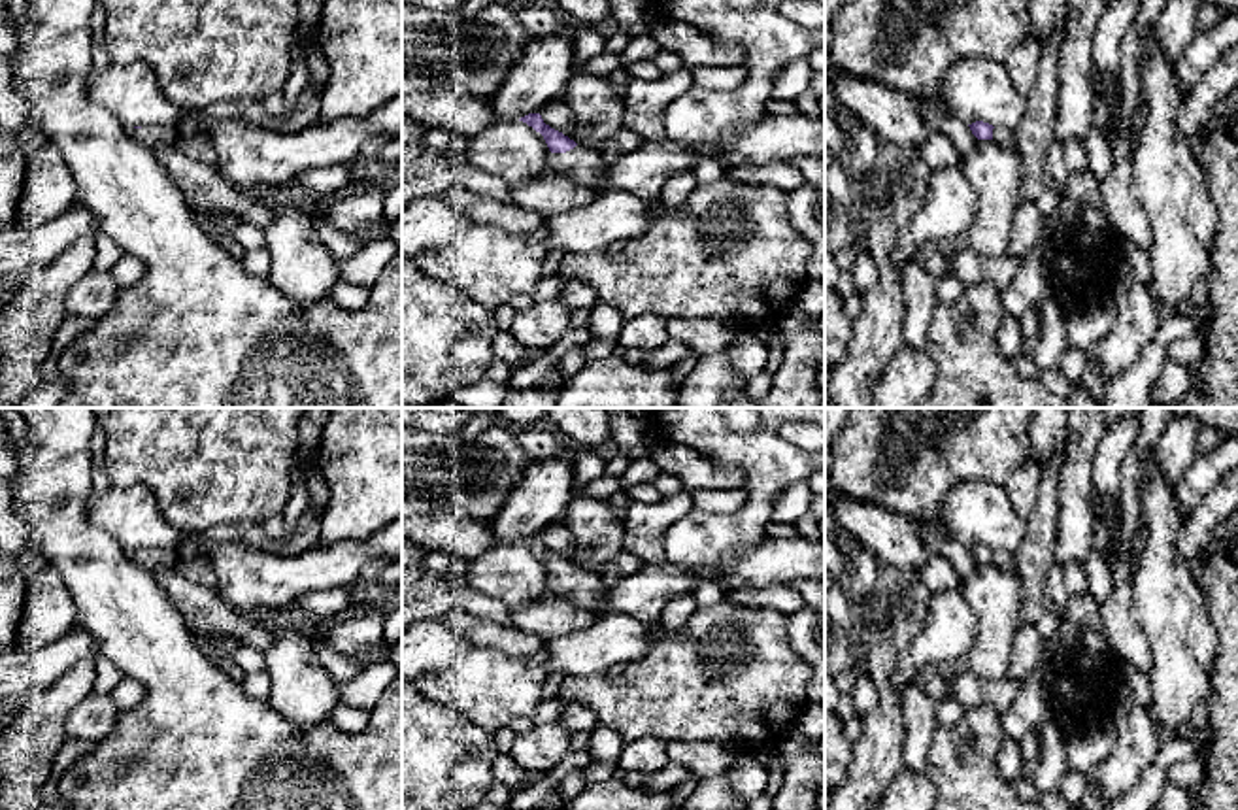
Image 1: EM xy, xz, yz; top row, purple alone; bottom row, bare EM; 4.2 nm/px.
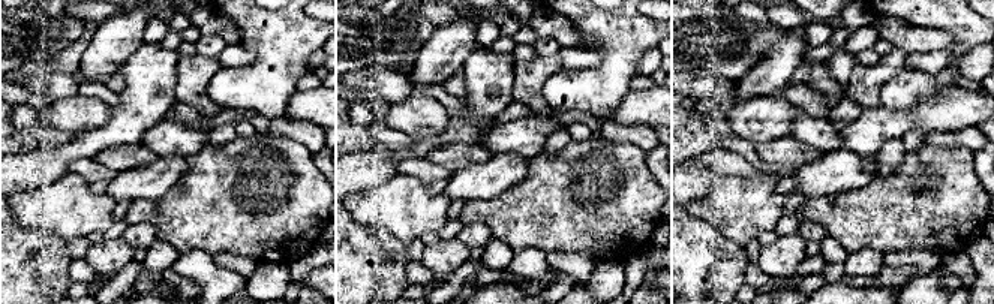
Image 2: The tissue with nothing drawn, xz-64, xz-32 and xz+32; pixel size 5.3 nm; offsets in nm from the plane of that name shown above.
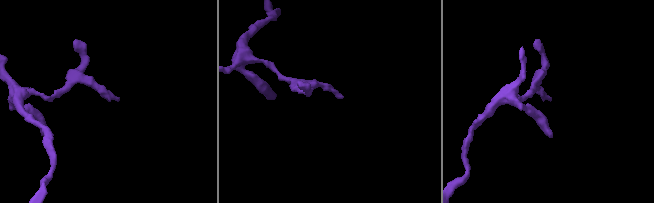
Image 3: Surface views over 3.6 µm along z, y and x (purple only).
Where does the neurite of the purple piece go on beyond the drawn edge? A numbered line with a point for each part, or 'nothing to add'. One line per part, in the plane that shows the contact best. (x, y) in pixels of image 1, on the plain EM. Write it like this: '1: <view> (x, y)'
1: xz (585, 590)

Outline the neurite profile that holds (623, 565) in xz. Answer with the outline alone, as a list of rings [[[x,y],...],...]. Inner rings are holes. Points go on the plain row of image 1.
[[[621,549],[610,563],[606,563],[598,576],[602,578],[606,587],[613,587],[617,582],[640,572],[645,563],[636,555]]]

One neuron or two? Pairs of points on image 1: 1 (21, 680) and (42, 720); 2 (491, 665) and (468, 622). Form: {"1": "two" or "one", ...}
{"1": "two", "2": "two"}

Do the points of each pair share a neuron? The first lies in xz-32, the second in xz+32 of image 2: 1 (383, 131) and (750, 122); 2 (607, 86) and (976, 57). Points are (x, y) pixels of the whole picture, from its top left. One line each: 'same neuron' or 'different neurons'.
1: different neurons
2: different neurons

